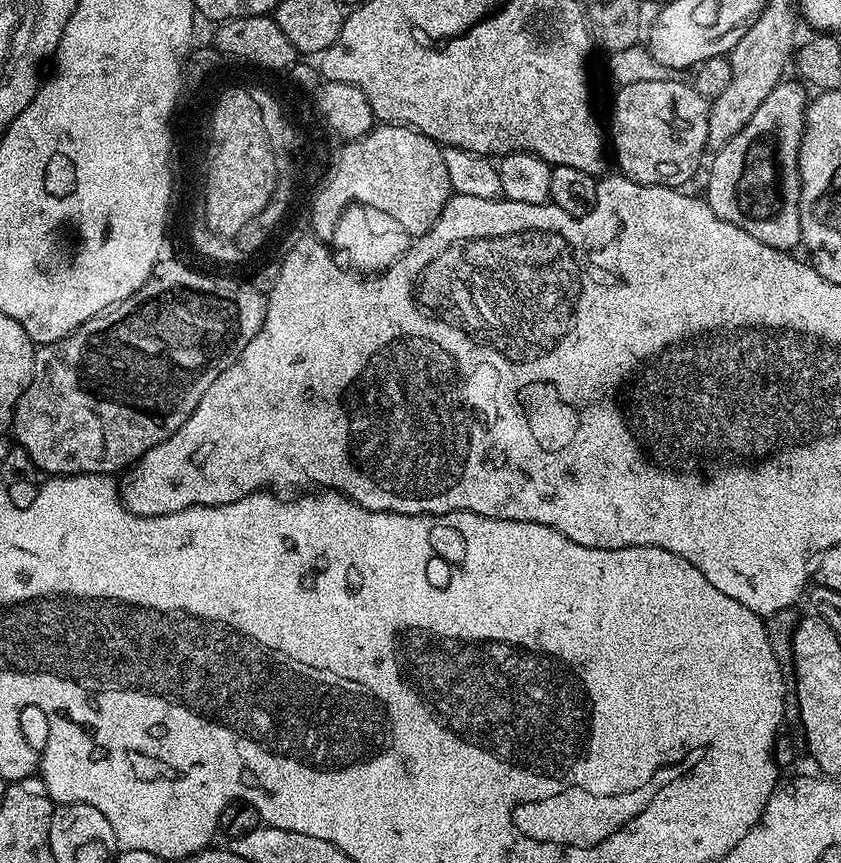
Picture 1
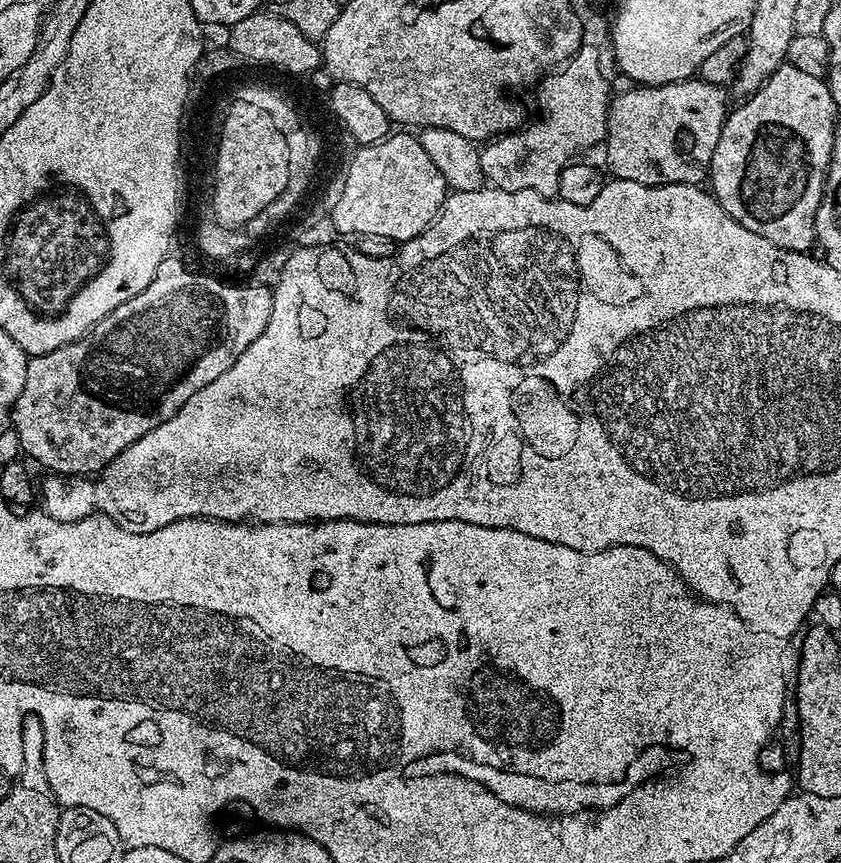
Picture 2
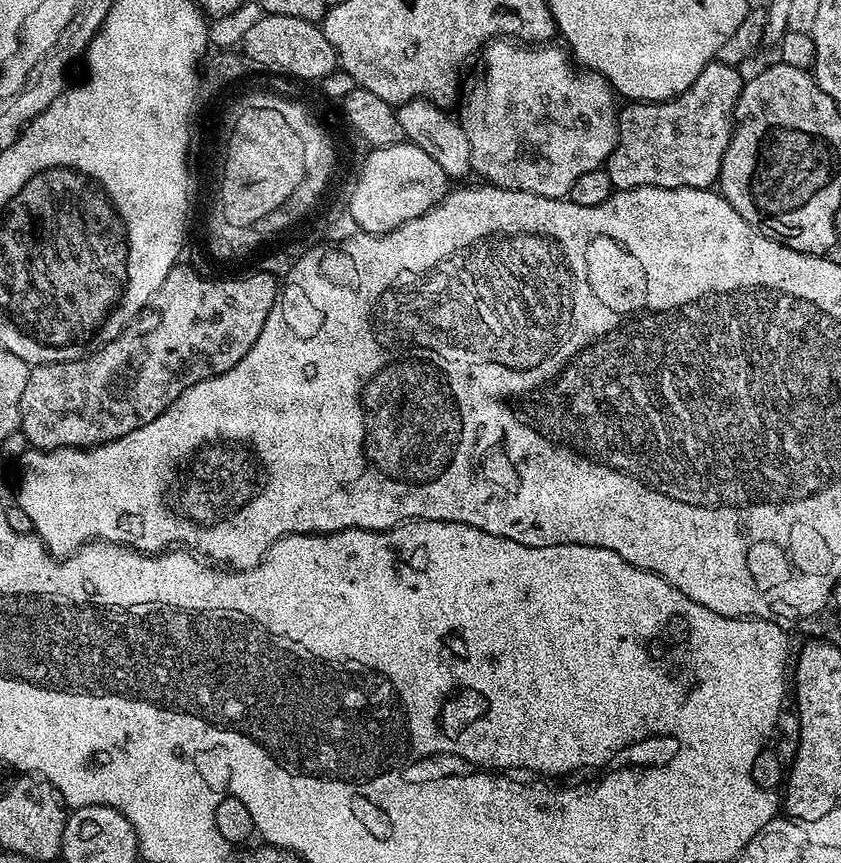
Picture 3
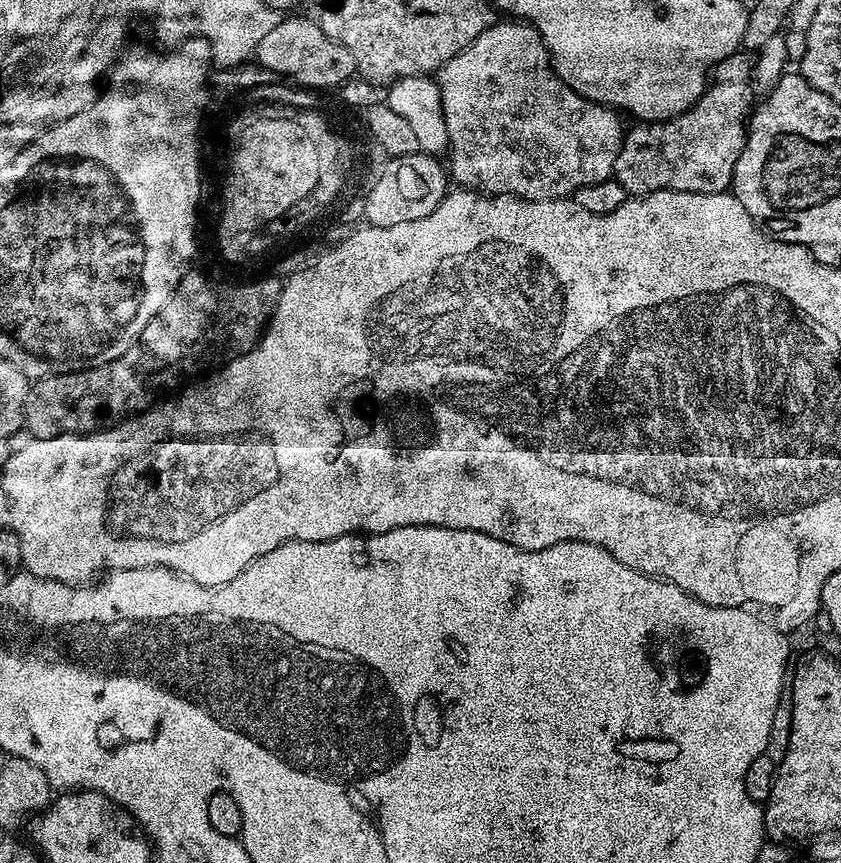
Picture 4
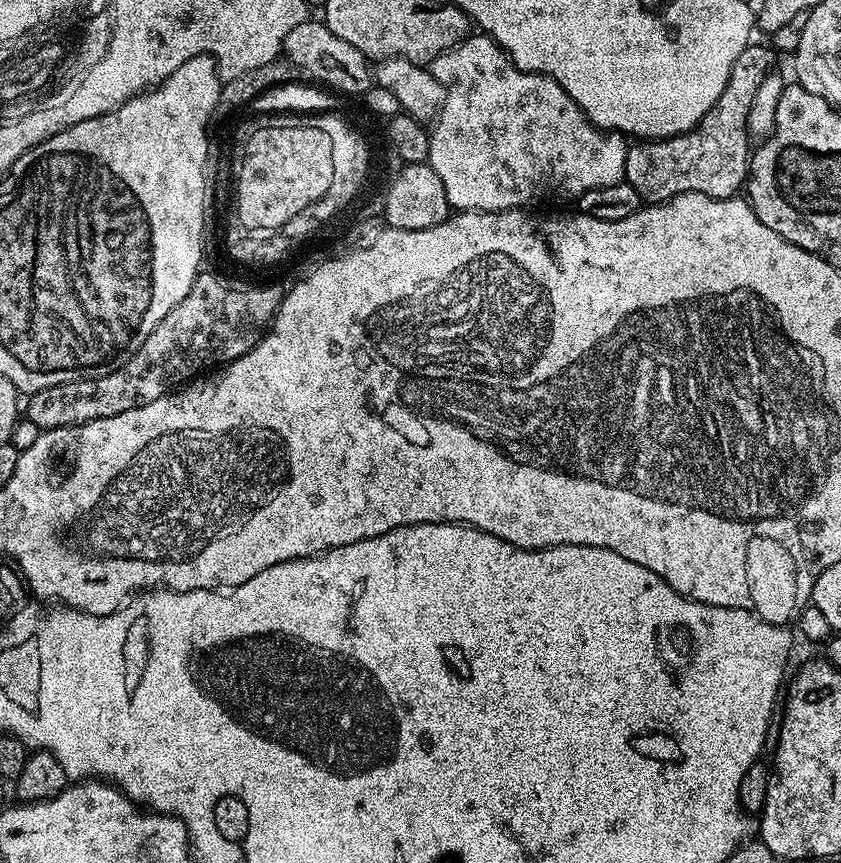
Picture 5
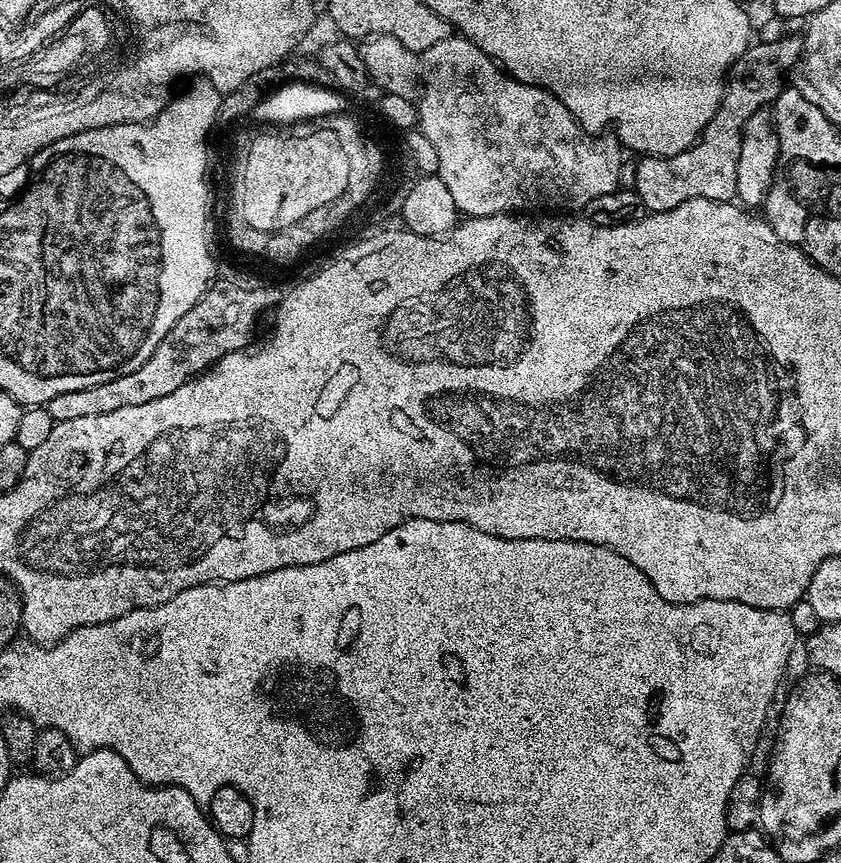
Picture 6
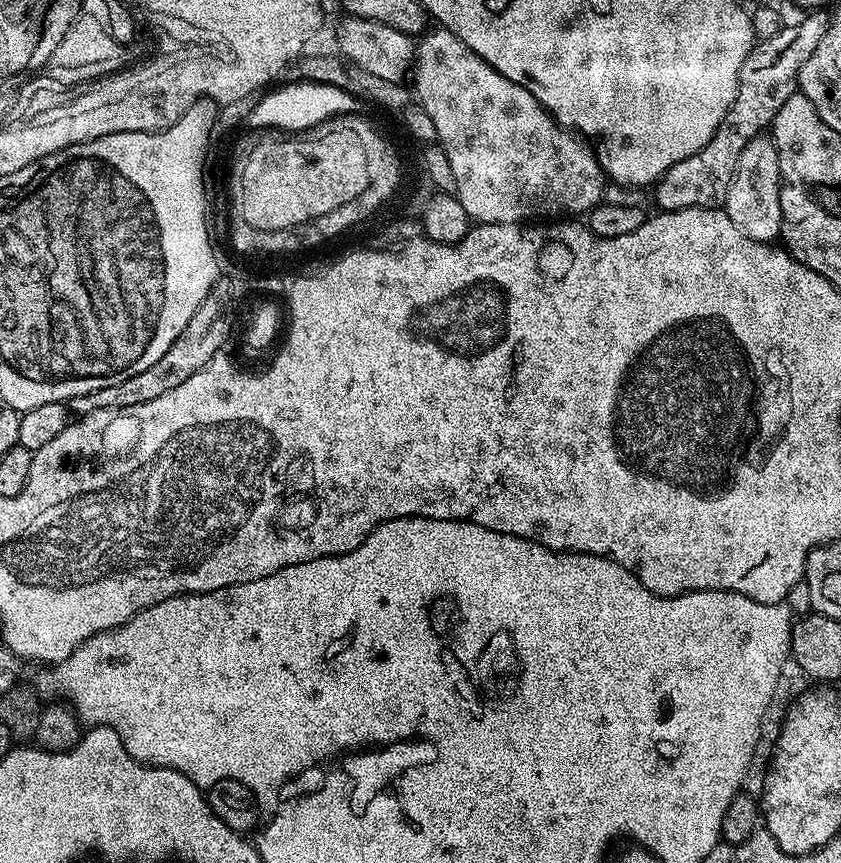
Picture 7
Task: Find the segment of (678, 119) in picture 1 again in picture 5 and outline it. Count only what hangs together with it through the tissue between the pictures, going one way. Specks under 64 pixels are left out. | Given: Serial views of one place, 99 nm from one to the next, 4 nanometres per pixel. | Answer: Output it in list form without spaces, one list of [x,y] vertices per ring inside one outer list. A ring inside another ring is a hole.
[[[750,42],[738,54],[730,70],[730,78],[714,106],[700,119],[700,123],[680,136],[664,140],[636,142],[629,147],[624,180],[638,190],[641,201],[663,204],[665,200],[687,192],[706,194],[715,200],[731,200],[745,187],[750,163],[750,141],[746,118],[750,102],[762,80],[777,67],[777,53],[767,43]]]

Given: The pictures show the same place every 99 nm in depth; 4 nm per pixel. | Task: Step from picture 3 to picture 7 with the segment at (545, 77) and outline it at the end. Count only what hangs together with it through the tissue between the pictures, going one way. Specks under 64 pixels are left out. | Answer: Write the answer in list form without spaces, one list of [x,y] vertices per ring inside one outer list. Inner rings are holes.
[[[439,26],[433,27],[431,30],[425,31],[423,35],[419,37],[418,43],[416,44],[416,55],[414,57],[414,77],[416,76],[416,92],[414,88],[414,96],[418,101],[421,108],[426,110],[426,114],[430,114],[431,120],[434,122],[434,130],[436,131],[436,140],[438,141],[439,147],[443,148],[446,158],[450,158],[450,167],[454,170],[454,182],[456,183],[455,197],[457,200],[462,202],[462,210],[466,210],[469,221],[475,222],[476,224],[519,224],[521,222],[532,222],[535,216],[548,216],[544,218],[572,218],[575,212],[581,212],[581,214],[587,214],[596,207],[597,204],[601,203],[604,190],[606,187],[606,177],[604,175],[604,169],[600,167],[600,161],[591,147],[587,148],[585,141],[581,139],[579,135],[573,134],[569,129],[560,127],[560,123],[553,118],[553,116],[546,111],[542,105],[534,98],[534,94],[530,94],[526,90],[522,90],[522,86],[518,86],[514,82],[510,82],[510,78],[506,78],[502,74],[498,74],[498,70],[494,70],[487,64],[482,58],[478,58],[465,44],[460,41],[456,35],[450,30],[441,28]]]

